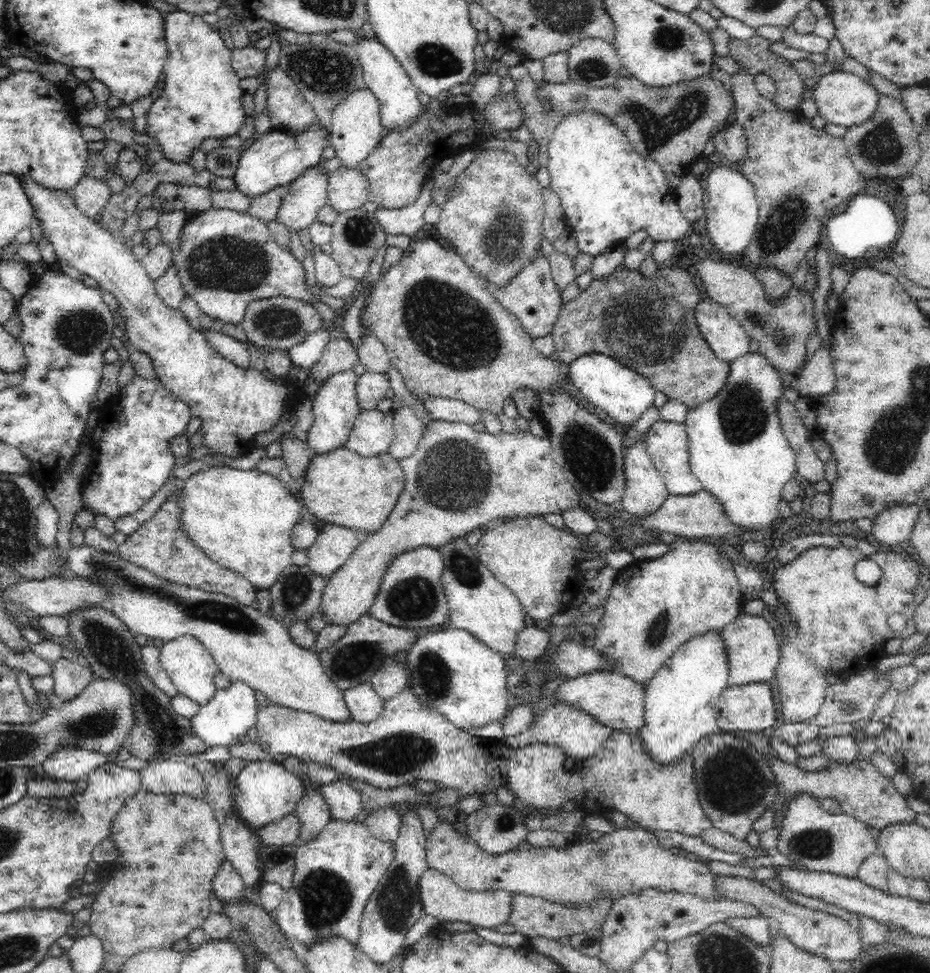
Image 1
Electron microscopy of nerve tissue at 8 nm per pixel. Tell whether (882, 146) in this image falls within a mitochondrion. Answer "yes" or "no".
yes

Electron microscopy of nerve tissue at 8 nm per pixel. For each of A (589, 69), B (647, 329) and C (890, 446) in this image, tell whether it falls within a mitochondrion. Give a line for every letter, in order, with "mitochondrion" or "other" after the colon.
A: mitochondrion
B: mitochondrion
C: mitochondrion

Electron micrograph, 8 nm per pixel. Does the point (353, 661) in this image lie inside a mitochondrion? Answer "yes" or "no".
yes

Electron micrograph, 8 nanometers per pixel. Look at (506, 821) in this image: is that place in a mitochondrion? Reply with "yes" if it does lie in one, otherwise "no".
yes

